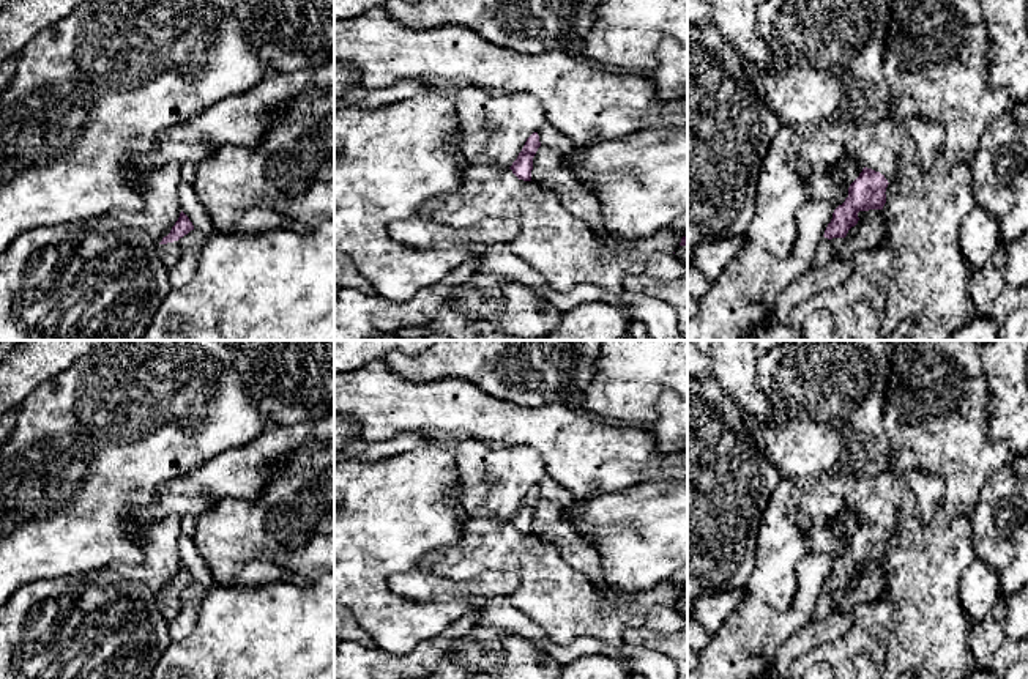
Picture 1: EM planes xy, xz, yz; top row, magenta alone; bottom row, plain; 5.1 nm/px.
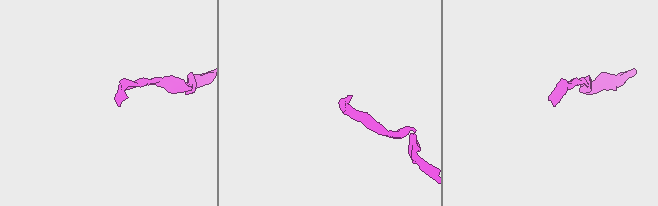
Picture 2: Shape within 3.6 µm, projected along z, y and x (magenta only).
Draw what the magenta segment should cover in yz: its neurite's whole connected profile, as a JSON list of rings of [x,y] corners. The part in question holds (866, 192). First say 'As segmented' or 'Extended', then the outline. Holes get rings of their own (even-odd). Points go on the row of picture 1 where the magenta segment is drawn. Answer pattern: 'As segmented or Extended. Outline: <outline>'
Extended. Outline: [[[862,169],[859,176],[850,184],[845,202],[834,210],[832,219],[817,246],[812,269],[818,269],[832,260],[834,247],[831,239],[845,238],[848,230],[858,224],[859,211],[883,210],[888,184],[888,180],[880,172]]]

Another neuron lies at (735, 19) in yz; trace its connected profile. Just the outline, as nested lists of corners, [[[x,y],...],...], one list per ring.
[[[703,0],[717,32],[760,71],[771,66],[771,50],[758,33],[758,0]]]

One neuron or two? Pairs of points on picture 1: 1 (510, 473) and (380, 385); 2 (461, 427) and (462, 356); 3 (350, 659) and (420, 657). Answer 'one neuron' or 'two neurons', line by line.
1: two neurons
2: two neurons
3: one neuron

